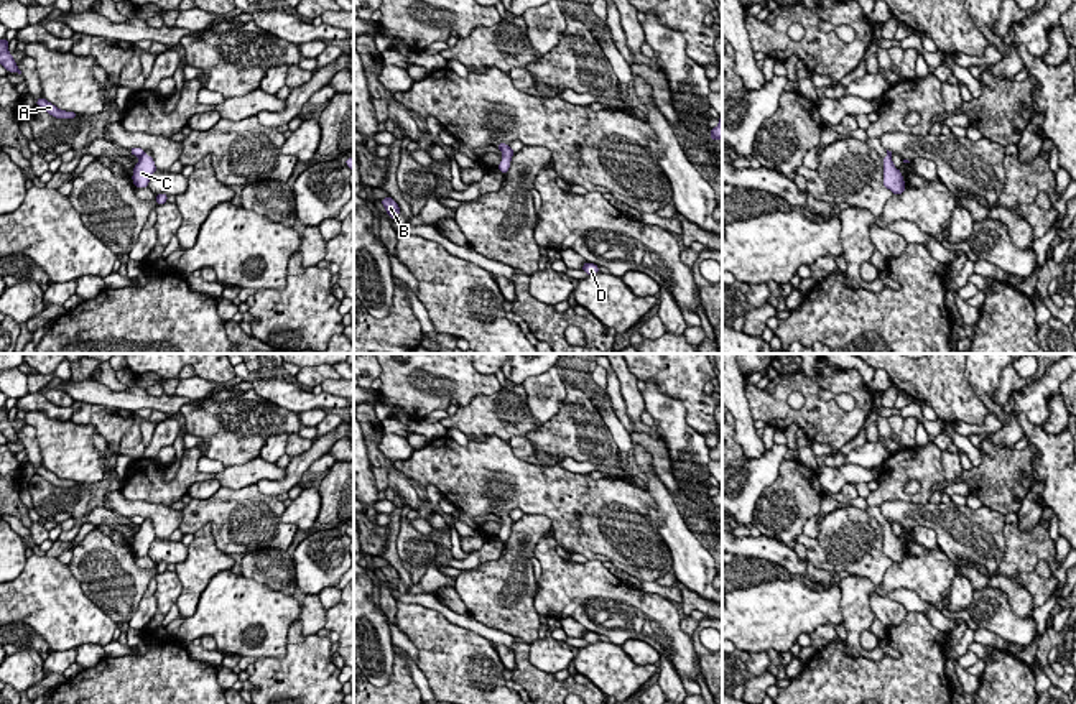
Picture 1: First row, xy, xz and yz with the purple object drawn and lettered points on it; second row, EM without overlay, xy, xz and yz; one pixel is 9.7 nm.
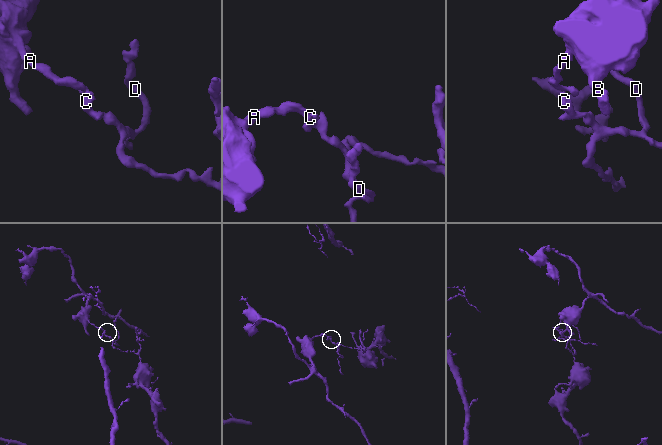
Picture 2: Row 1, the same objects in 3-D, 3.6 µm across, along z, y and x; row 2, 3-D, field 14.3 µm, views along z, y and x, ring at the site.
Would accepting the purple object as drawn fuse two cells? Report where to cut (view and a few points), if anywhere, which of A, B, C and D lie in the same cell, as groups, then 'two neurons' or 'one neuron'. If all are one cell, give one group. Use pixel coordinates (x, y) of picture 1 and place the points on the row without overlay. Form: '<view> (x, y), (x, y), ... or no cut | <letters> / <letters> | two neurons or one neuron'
xy (143, 520), (140, 525) | A B / C D | two neurons

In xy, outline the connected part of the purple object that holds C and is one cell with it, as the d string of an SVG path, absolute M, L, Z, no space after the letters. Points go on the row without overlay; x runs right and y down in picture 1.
M143 521L140 525L140 530L133 536L133 544L132 544L133 553L137 556L148 556L148 549L155 540L156 540L156 535L153 526Z

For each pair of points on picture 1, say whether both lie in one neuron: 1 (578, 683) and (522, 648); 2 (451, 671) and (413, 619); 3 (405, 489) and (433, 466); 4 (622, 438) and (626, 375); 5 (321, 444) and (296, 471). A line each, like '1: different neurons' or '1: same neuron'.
1: same neuron
2: same neuron
3: different neurons
4: different neurons
5: same neuron

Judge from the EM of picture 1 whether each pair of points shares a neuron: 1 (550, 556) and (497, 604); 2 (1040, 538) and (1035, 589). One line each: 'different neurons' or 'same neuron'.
1: different neurons
2: same neuron

